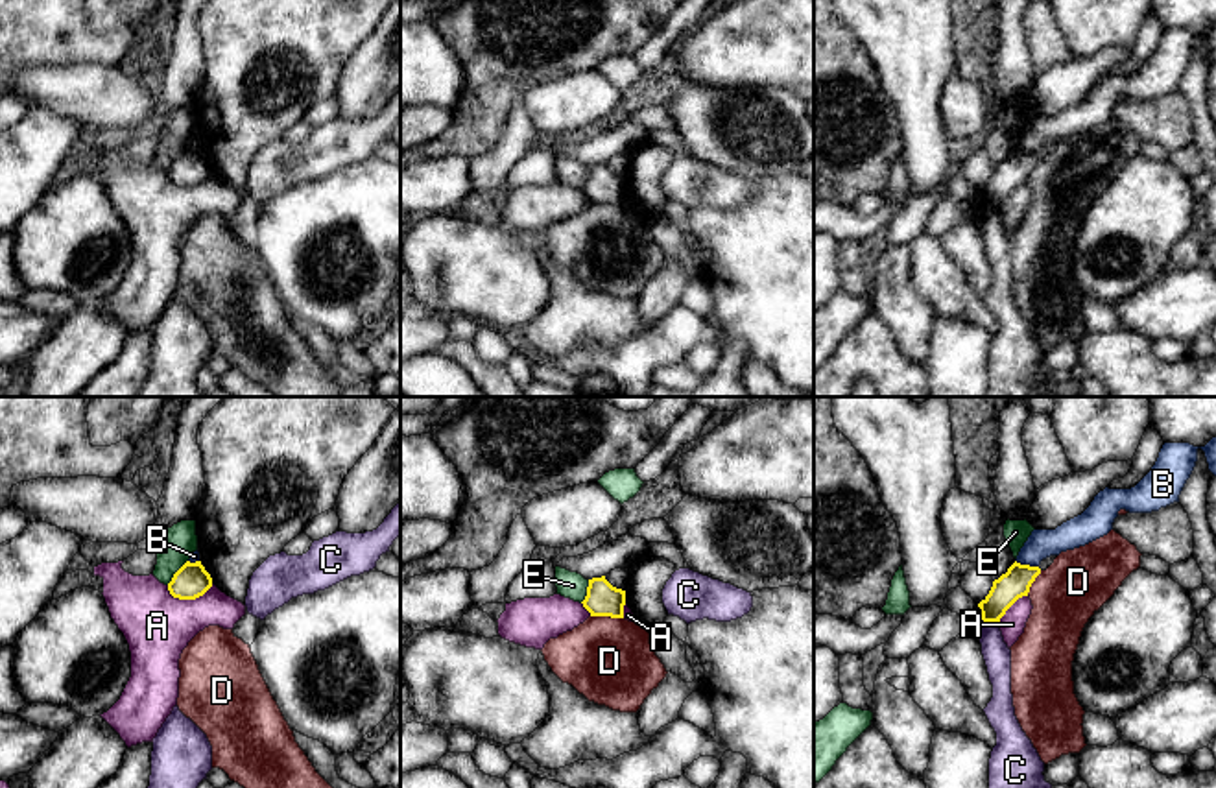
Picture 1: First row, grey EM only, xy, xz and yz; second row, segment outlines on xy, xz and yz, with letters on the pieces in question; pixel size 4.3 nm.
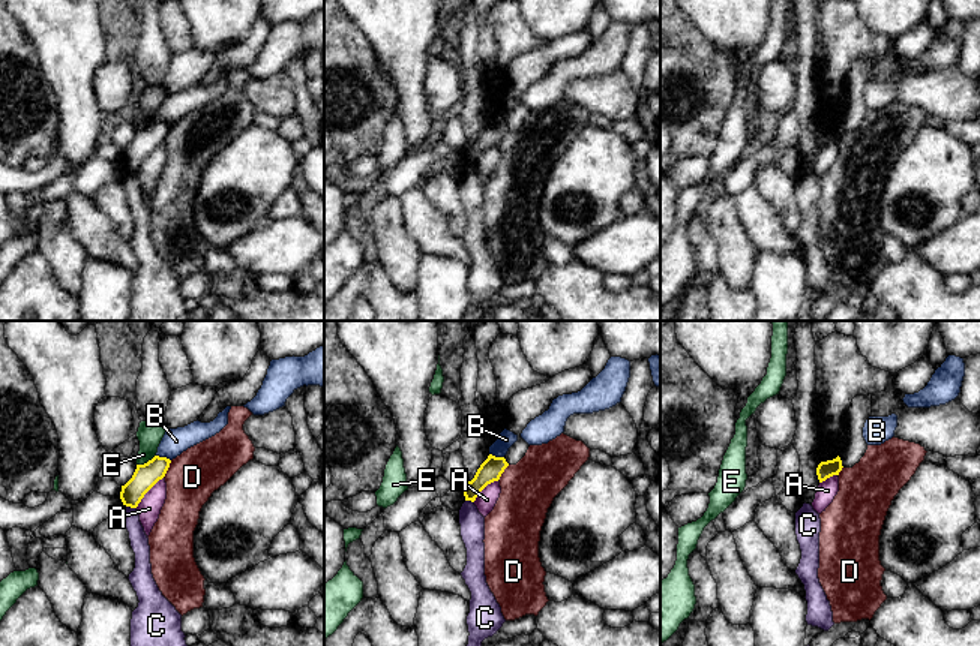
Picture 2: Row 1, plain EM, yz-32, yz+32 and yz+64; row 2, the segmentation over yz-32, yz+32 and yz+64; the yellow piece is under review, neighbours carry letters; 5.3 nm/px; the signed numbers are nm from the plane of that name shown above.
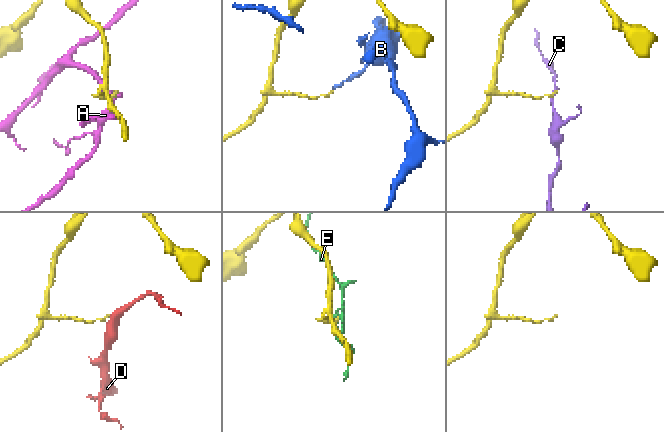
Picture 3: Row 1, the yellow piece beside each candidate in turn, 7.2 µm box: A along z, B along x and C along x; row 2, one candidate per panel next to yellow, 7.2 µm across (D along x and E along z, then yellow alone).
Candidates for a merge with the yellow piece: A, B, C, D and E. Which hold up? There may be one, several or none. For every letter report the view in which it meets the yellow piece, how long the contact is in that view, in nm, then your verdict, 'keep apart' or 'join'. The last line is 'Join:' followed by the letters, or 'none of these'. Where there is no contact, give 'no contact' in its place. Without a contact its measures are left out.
A: xy | 200 nm | keep apart
B: yz | 110 nm | keep apart
C: yz | 80 nm | keep apart
D: xz | 140 nm | keep apart
E: xy | 140 nm | keep apart
Join: none of these

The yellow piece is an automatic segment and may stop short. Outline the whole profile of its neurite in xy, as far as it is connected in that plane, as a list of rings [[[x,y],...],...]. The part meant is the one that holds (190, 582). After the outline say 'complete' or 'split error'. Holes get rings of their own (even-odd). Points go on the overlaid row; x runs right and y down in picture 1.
[[[186,561],[168,583],[168,591],[179,600],[196,600],[212,587],[212,578],[201,565],[201,561]]]; complete

